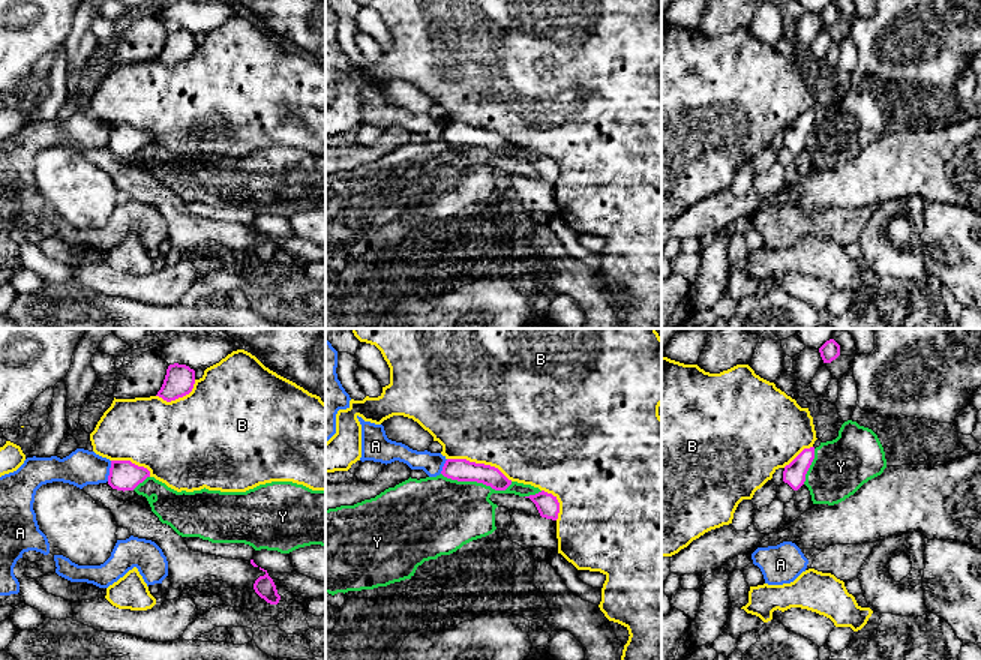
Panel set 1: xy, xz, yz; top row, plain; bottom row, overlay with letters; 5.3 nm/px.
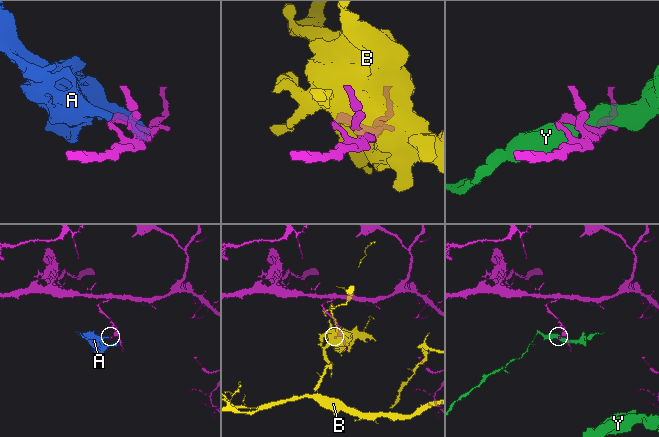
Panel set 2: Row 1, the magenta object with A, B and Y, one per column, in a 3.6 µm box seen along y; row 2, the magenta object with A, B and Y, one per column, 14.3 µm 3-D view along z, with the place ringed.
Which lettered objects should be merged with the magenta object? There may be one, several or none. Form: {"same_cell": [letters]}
{"same_cell": []}

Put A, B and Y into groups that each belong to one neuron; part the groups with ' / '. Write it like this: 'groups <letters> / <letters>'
groups A / B / Y

